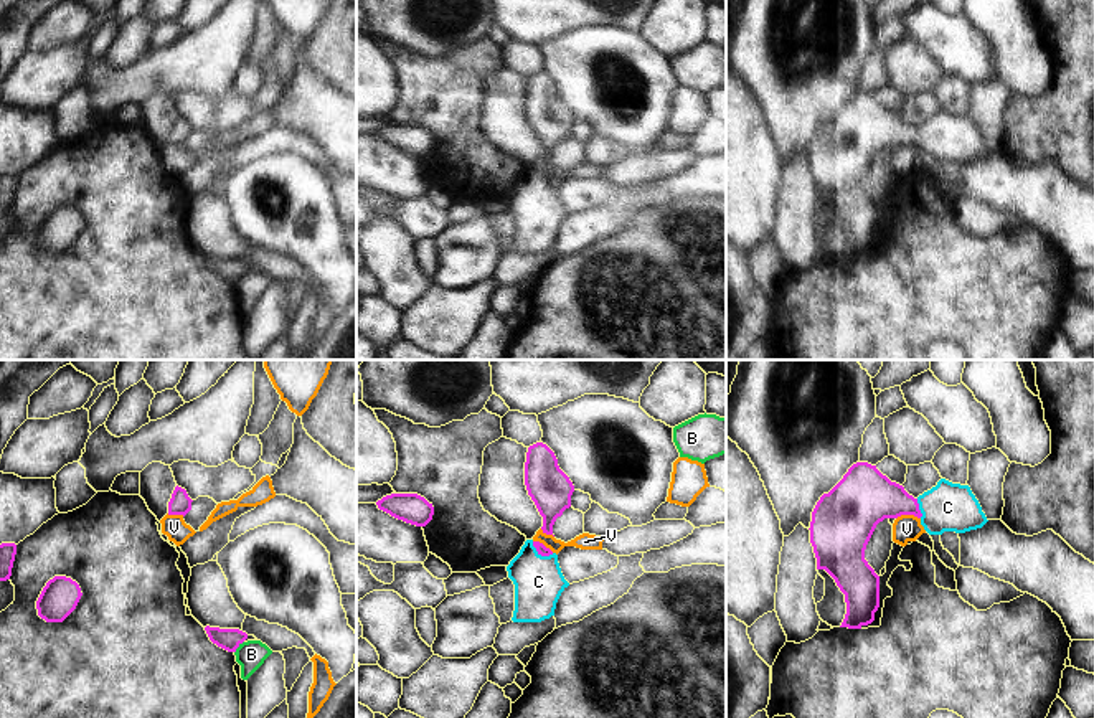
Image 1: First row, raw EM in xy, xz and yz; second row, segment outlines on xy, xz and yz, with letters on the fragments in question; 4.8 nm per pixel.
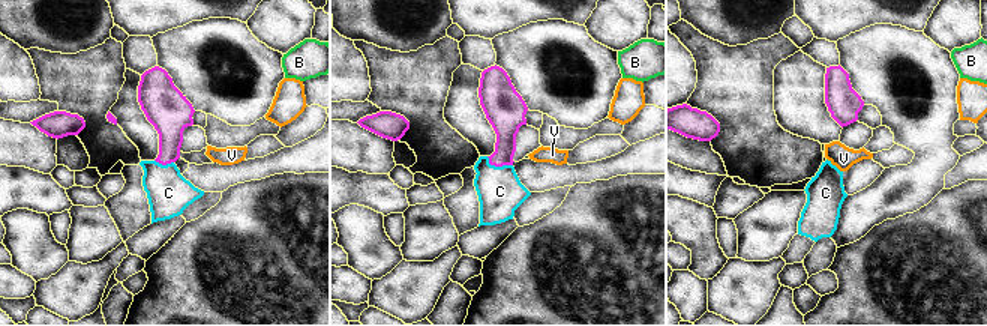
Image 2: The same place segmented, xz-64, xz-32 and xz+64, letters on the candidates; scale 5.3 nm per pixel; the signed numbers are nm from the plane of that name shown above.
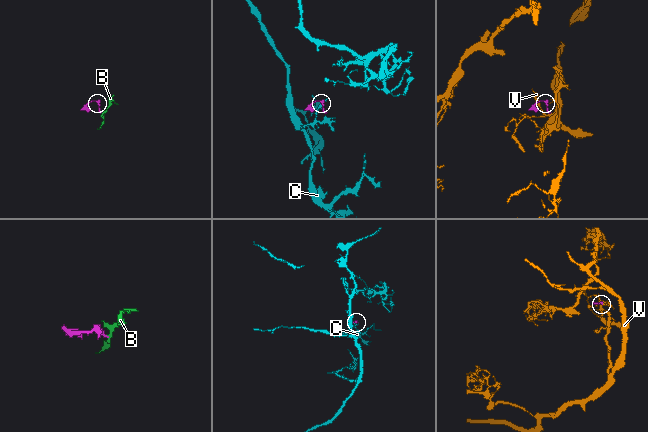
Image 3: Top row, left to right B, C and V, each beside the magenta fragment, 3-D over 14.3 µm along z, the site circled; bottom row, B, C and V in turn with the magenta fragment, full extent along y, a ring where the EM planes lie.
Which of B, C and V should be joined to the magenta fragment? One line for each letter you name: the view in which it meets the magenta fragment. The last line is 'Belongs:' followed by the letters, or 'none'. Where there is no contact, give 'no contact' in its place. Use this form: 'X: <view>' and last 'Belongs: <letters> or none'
C: xz
Belongs: C

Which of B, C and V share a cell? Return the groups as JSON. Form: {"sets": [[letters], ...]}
{"sets": [["B"], ["C"], ["V"]]}

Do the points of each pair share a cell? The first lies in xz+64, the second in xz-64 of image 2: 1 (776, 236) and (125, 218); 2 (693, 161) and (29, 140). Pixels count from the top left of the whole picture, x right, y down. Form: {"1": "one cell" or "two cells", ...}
{"1": "two cells", "2": "one cell"}

